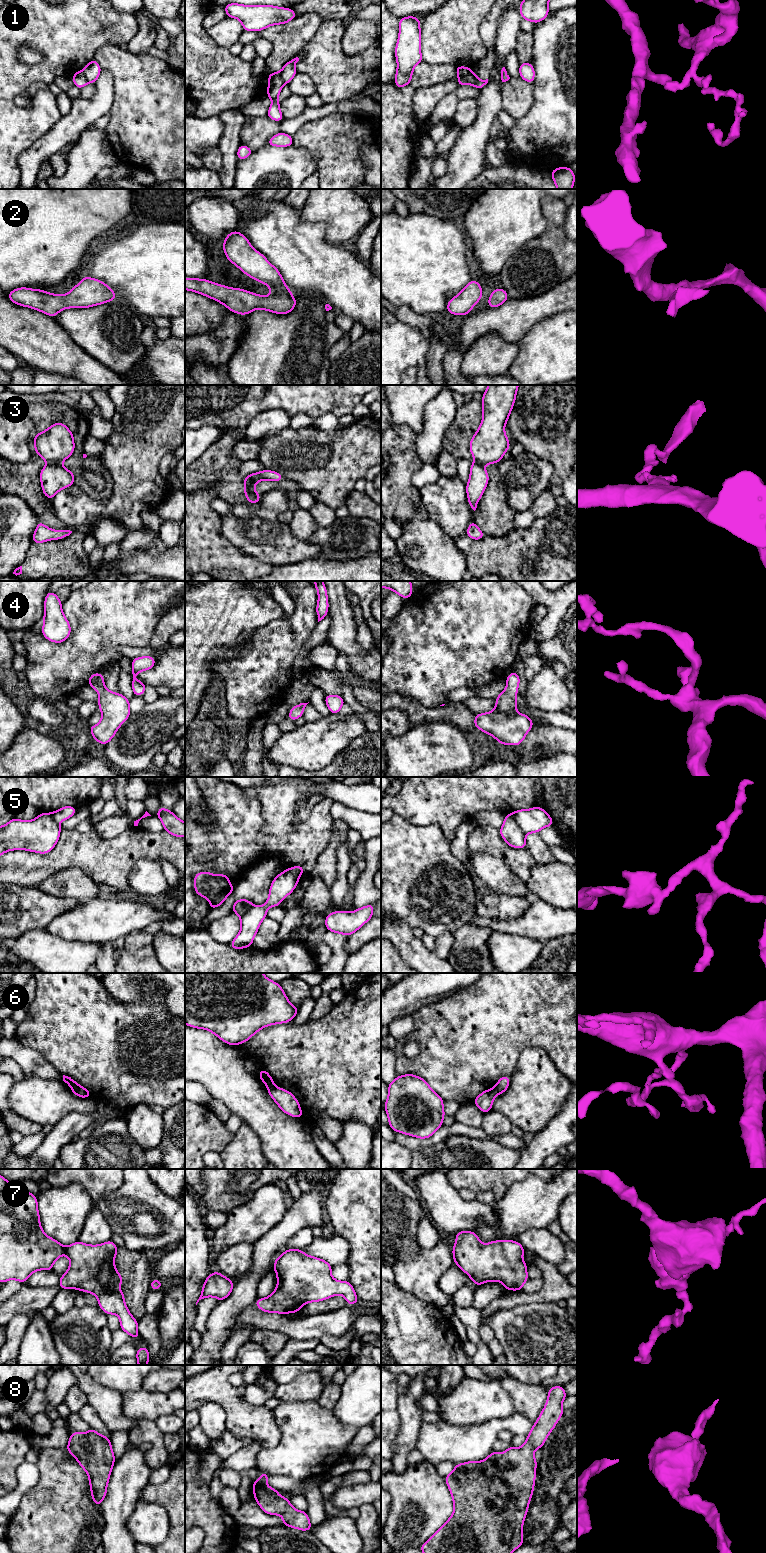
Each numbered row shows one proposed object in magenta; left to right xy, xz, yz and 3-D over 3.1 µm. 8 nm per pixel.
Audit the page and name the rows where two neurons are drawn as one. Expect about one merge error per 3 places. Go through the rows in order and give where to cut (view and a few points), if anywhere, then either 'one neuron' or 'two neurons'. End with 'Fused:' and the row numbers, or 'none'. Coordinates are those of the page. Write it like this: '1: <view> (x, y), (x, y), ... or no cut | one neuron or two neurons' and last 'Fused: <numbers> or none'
1: yz (471, 70), (459, 79) | two neurons
2: no cut | one neuron
3: xy (48, 462), (59, 463) | two neurons
4: no cut | one neuron
5: yz (511, 813), (525, 835) | two neurons
6: xz (275, 1086), (268, 1090) | two neurons
7: no cut | one neuron
8: no cut | one neuron
Fused: 1, 3, 5, 6

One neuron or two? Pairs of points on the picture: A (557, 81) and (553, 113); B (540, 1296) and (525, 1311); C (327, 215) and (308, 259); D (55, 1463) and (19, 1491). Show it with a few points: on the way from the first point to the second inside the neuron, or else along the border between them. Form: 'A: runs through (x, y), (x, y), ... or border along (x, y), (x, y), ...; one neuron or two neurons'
A: runs through (557, 89), (557, 105); one neuron
B: border along (556, 1301), (519, 1303), (511, 1308); two neurons
C: border along (301, 220), (324, 223), (325, 238), (337, 243); two neurons
D: border along (35, 1462), (38, 1468), (39, 1480), (24, 1493); two neurons

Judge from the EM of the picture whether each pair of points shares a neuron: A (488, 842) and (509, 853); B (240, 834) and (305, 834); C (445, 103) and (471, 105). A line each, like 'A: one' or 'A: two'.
A: one
B: one
C: two

